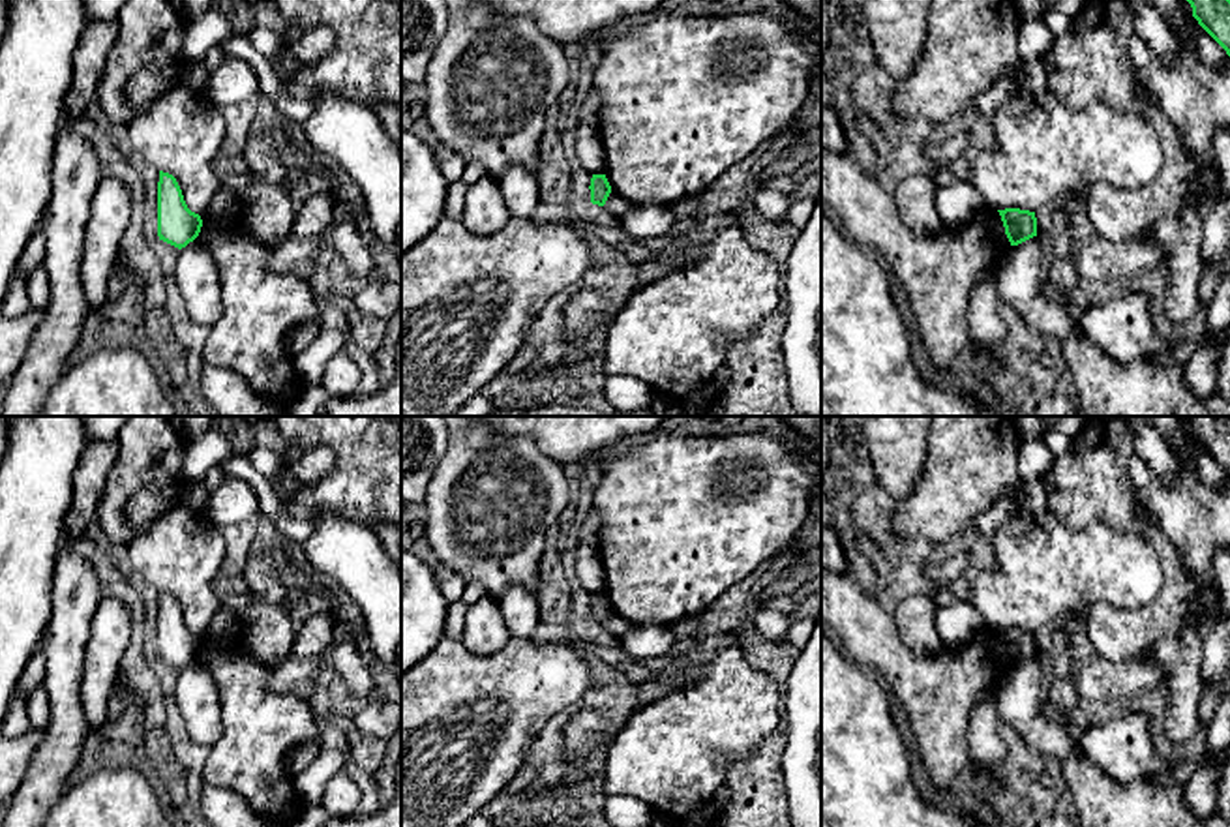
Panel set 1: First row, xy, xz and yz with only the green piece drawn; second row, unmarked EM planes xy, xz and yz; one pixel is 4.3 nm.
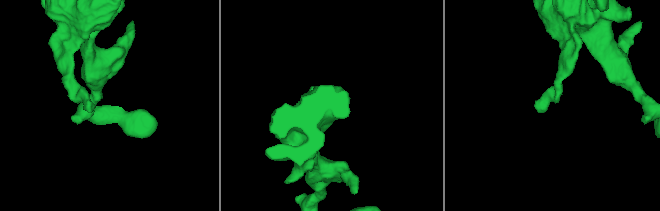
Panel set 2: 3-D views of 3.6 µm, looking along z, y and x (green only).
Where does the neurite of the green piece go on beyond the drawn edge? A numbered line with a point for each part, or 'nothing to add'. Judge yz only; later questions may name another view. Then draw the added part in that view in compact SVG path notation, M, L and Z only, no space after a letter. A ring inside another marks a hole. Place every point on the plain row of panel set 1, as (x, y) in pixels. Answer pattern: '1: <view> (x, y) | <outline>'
nothing to add

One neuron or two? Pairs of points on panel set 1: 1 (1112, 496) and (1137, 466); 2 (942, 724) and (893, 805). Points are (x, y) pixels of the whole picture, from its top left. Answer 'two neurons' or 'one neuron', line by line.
1: two neurons
2: two neurons

